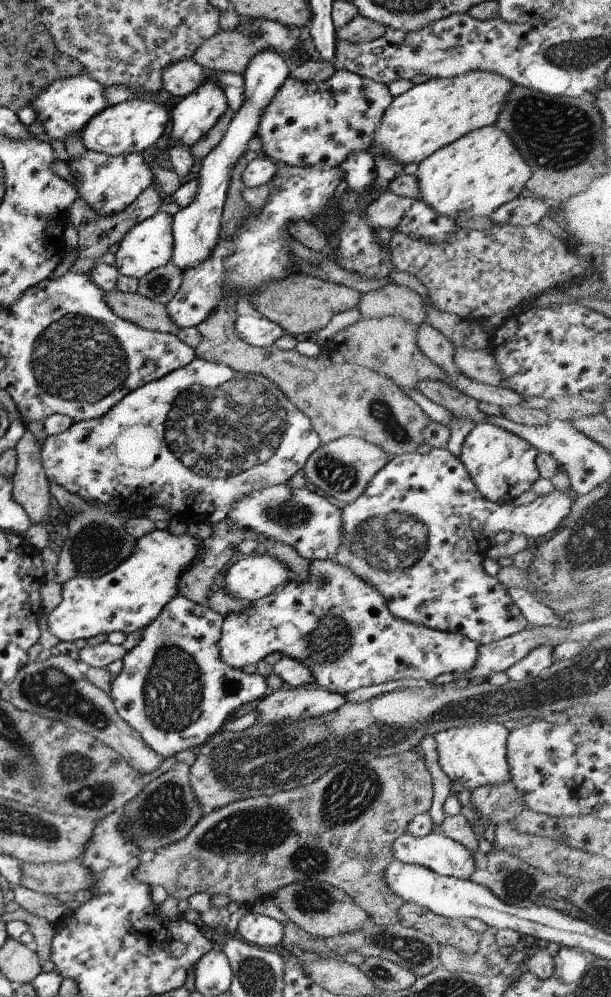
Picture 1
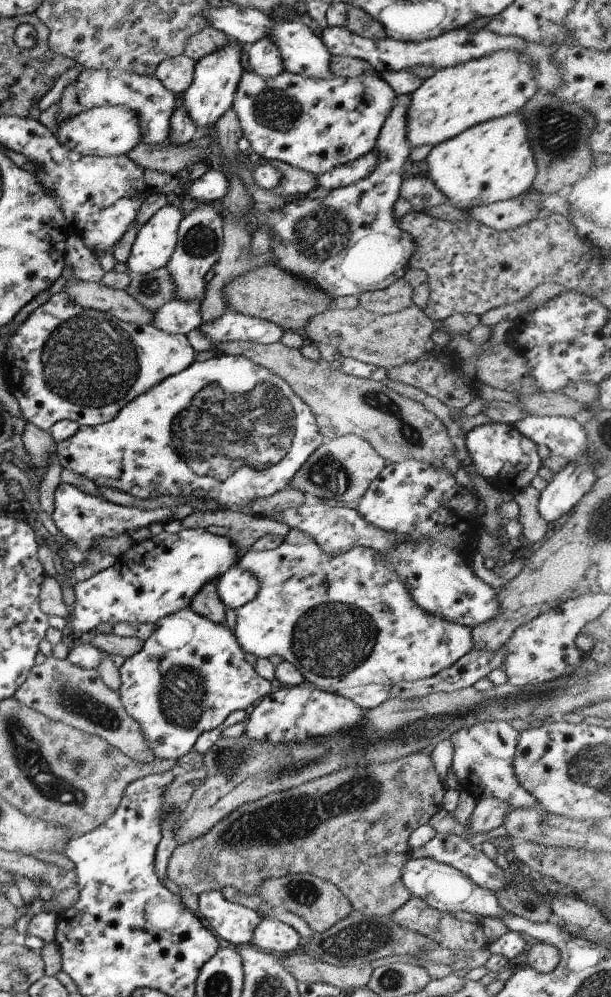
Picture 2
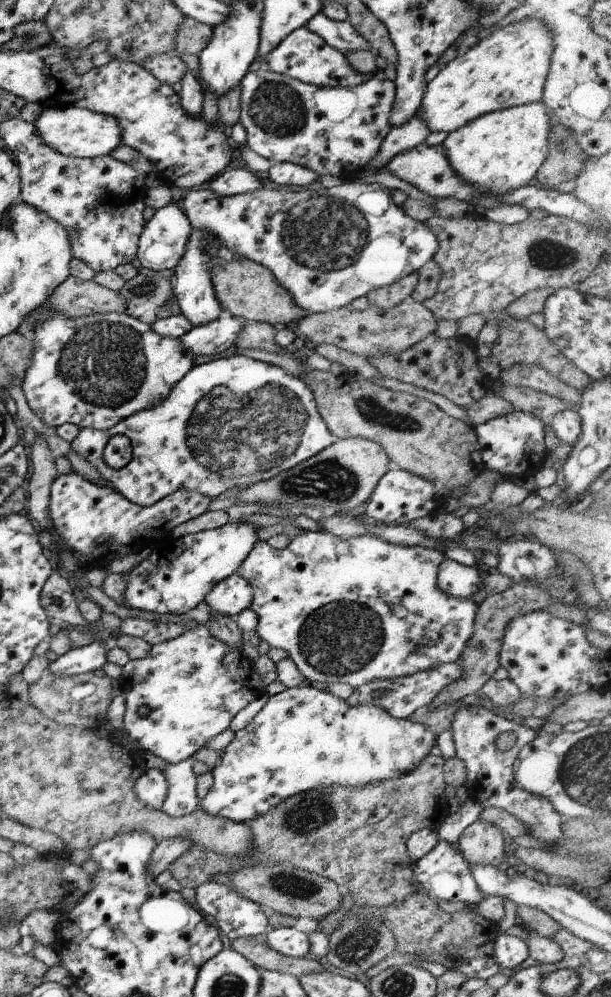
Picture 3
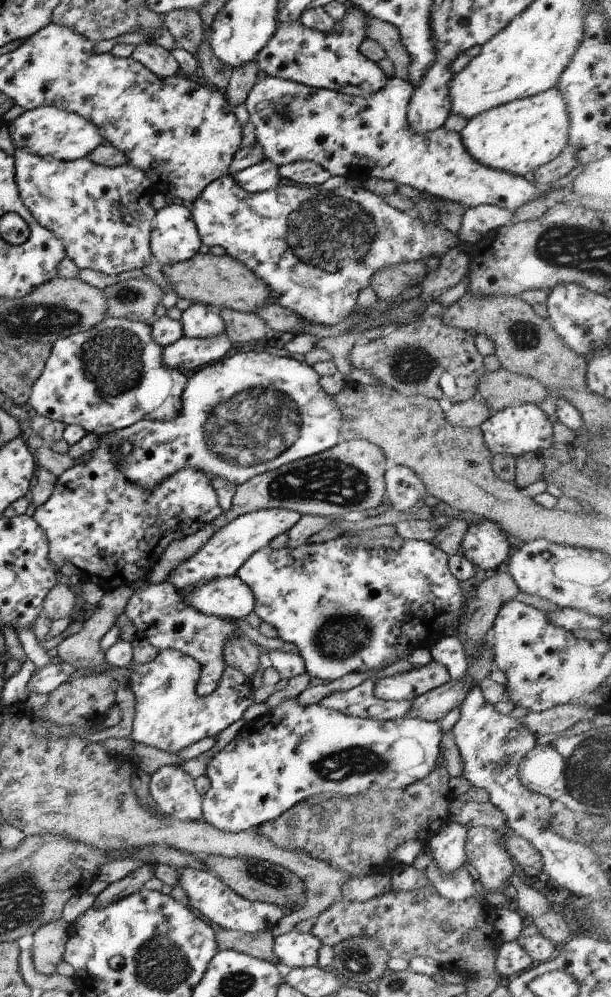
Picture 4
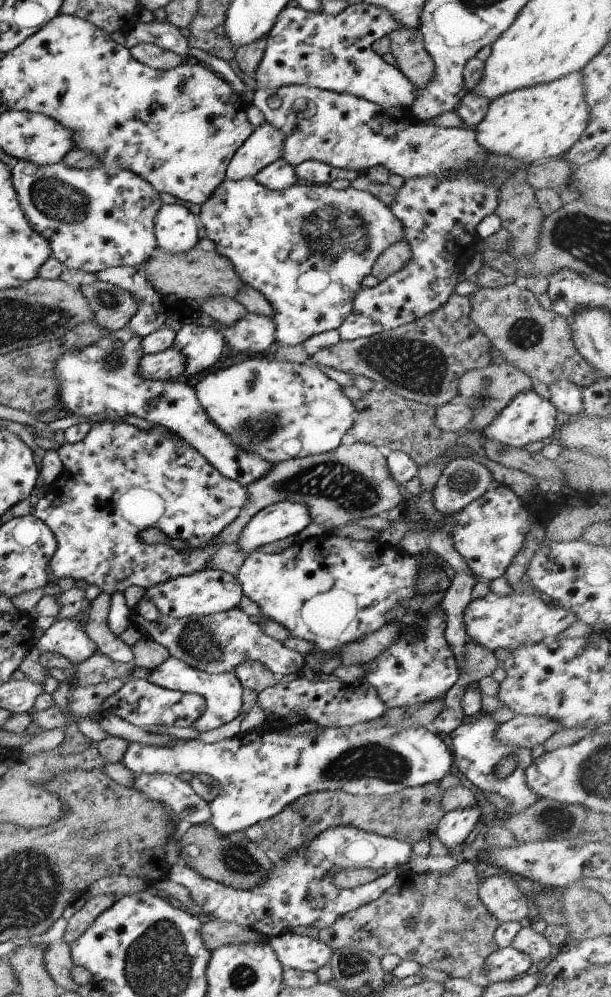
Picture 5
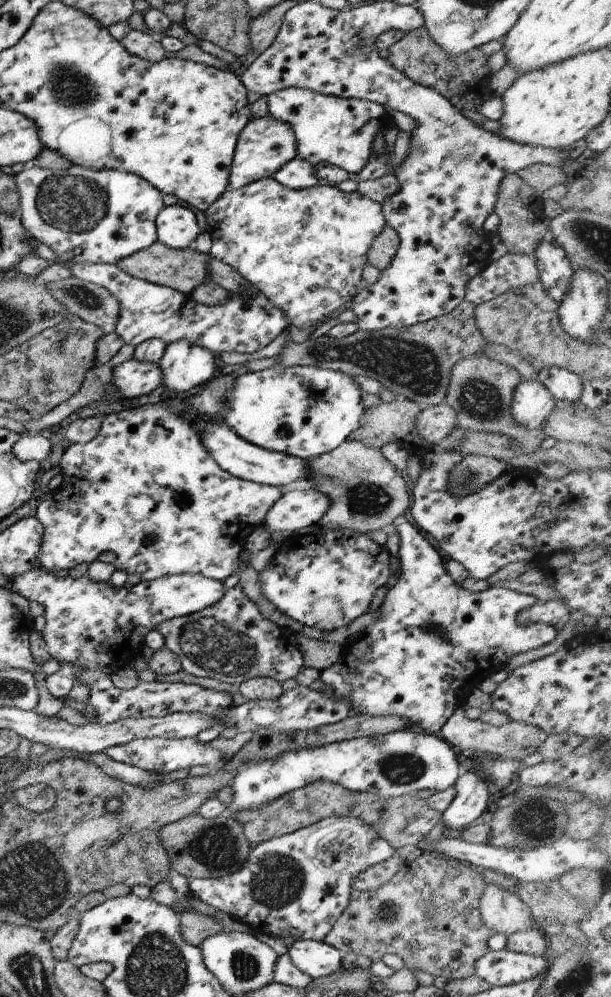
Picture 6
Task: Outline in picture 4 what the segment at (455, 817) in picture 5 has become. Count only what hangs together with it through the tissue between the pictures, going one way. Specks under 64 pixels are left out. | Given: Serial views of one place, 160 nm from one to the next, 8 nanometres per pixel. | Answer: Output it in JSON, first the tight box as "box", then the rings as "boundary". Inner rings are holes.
{"box":[428,821,468,872],"boundary":[[[447,821],[428,840],[432,852],[432,864],[439,866],[442,872],[453,872],[462,866],[465,858],[464,842],[468,829],[462,824]]]}

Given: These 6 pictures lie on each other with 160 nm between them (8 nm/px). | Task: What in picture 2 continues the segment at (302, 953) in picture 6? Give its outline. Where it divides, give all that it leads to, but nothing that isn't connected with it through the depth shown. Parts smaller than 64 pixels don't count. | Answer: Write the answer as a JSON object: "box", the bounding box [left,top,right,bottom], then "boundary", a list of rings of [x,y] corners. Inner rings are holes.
{"box":[251,918,301,954],"boundary":[[[261,918],[259,924],[252,930],[251,945],[262,952],[276,954],[278,952],[291,952],[301,940],[297,932],[275,918]]]}

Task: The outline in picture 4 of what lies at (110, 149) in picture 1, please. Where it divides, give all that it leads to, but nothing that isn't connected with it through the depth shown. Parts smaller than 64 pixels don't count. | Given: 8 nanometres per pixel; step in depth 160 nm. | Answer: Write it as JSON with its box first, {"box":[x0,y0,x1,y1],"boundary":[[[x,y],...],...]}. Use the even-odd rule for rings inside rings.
{"box":[4,105,103,161],"boundary":[[[51,105],[23,111],[14,119],[7,117],[4,124],[15,149],[58,161],[83,158],[93,147],[103,144],[100,130],[92,123],[75,113],[68,113]]]}

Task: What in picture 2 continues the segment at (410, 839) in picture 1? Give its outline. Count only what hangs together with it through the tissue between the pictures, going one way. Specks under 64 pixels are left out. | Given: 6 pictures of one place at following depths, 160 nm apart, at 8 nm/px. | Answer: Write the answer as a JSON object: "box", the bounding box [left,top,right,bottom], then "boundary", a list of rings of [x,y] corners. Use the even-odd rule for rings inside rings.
{"box":[408,833,509,893],"boundary":[[[436,833],[429,842],[425,842],[423,846],[419,848],[411,848],[408,850],[409,858],[431,858],[435,862],[441,862],[441,864],[447,864],[451,868],[455,868],[457,872],[461,872],[471,880],[476,886],[481,886],[485,890],[489,890],[491,893],[497,892],[497,890],[503,890],[507,884],[509,884],[509,874],[504,872],[501,868],[498,868],[493,861],[486,858],[481,850],[471,846],[463,838],[455,836],[455,834],[439,834]]]}

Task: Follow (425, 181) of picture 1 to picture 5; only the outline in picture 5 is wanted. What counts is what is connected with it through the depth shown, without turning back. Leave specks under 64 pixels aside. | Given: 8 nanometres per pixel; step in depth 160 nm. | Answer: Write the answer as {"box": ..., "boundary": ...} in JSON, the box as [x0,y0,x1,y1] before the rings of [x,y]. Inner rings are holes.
{"box":[473,71,589,168],"boundary":[[[573,71],[561,78],[494,98],[488,104],[484,119],[473,131],[476,143],[485,152],[511,157],[518,166],[525,168],[569,150],[585,130],[589,117],[582,74]]]}

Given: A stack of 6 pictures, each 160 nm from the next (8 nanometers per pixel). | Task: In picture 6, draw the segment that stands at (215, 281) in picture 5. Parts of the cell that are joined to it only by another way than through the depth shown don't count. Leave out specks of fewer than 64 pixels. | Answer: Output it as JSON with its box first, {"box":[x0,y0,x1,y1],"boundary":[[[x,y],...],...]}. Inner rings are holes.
{"box":[114,241,209,295],"boundary":[[[155,241],[144,249],[128,254],[126,257],[118,258],[114,264],[133,278],[163,285],[173,290],[177,289],[183,294],[189,295],[199,283],[209,280],[205,268],[208,258],[209,253],[199,253],[192,247],[175,250],[161,244],[159,241]]]}

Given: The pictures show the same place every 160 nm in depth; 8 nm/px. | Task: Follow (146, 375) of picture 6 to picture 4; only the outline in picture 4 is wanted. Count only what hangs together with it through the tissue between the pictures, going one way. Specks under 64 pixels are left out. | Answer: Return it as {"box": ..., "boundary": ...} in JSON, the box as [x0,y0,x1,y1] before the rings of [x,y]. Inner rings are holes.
{"box":[160,332,231,374],"boundary":[[[224,332],[210,339],[190,339],[181,336],[162,348],[160,361],[167,369],[189,374],[199,367],[223,358],[223,354],[231,347]]]}

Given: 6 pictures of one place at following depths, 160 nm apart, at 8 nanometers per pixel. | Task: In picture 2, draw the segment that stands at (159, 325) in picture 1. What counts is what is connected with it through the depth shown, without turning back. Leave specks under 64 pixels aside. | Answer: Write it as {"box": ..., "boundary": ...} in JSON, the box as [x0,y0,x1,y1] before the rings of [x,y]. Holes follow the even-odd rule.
{"box":[61,262,153,325],"boundary":[[[64,262],[63,270],[61,270],[61,277],[65,280],[63,293],[70,298],[75,304],[82,306],[84,309],[93,309],[102,313],[109,313],[116,319],[126,324],[141,324],[151,325],[153,313],[150,313],[146,308],[141,306],[140,302],[137,302],[129,293],[124,290],[113,290],[113,288],[107,288],[104,284],[88,283],[80,281],[73,275],[71,266]]]}

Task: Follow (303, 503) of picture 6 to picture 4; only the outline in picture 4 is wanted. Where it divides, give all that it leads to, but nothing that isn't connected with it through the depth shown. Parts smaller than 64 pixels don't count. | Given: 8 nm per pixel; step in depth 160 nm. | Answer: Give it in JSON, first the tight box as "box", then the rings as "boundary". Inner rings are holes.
{"box":[170,509,300,596],"boundary":[[[259,509],[250,513],[245,513],[240,517],[234,518],[229,524],[222,526],[219,530],[216,530],[215,534],[191,557],[186,561],[179,563],[170,573],[170,583],[174,586],[176,593],[181,596],[184,595],[184,590],[208,581],[217,577],[233,576],[235,571],[241,566],[242,562],[245,562],[246,558],[249,558],[256,550],[268,546],[276,536],[287,532],[292,528],[293,524],[299,520],[300,514],[298,512],[289,509]]]}

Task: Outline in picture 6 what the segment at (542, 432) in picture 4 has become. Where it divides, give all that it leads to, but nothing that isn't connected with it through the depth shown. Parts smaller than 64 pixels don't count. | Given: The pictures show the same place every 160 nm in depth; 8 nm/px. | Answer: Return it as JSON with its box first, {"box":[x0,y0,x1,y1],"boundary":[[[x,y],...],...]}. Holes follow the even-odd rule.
{"box":[510,378,554,430],"boundary":[[[535,378],[521,379],[513,389],[510,413],[515,424],[535,430],[554,407],[553,395]]]}

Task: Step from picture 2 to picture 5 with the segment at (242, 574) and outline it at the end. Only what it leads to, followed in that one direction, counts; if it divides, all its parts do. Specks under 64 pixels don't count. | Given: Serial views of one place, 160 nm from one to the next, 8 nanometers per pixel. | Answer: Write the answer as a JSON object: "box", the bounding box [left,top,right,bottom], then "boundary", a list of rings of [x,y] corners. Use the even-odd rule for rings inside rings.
{"box":[142,568,243,618],"boundary":[[[205,568],[196,573],[179,575],[165,582],[154,584],[148,589],[144,589],[142,597],[151,601],[161,614],[179,618],[200,617],[238,607],[241,595],[243,595],[241,587],[236,578],[217,569]]]}

